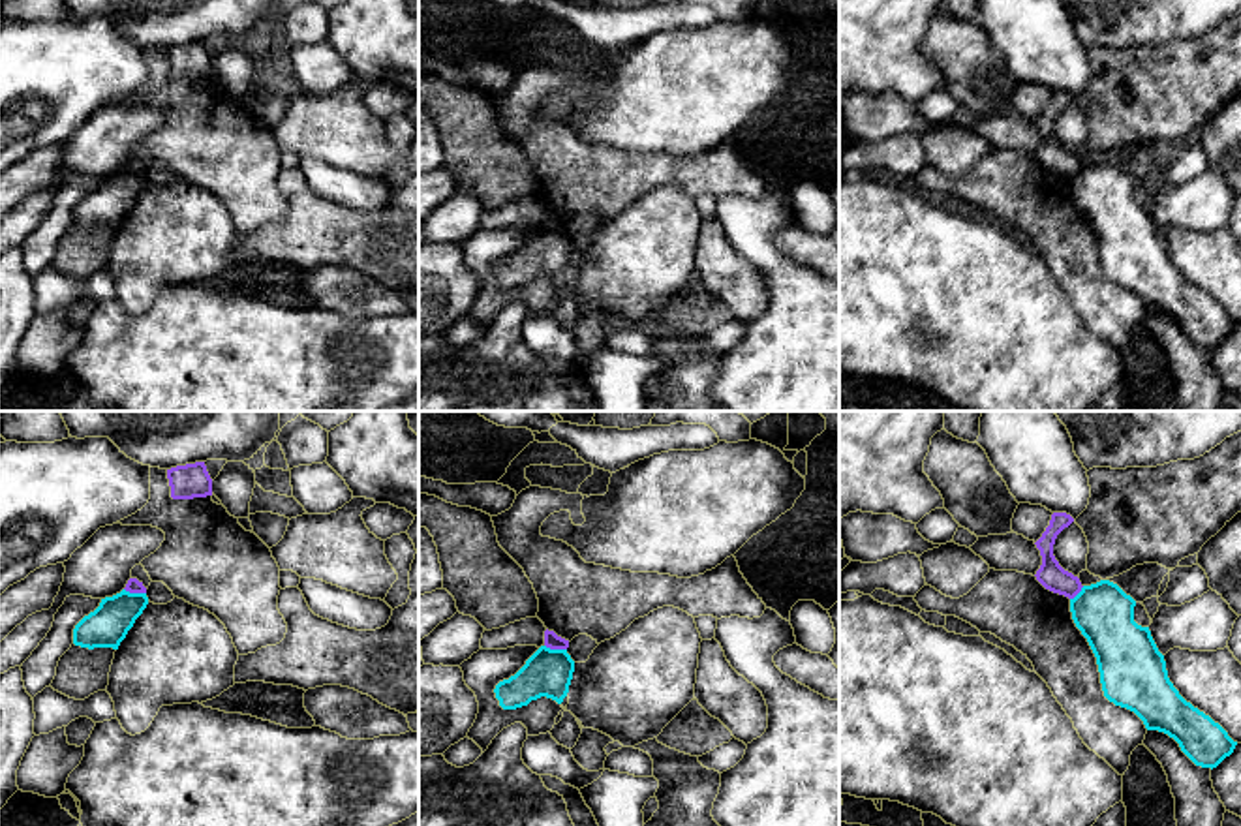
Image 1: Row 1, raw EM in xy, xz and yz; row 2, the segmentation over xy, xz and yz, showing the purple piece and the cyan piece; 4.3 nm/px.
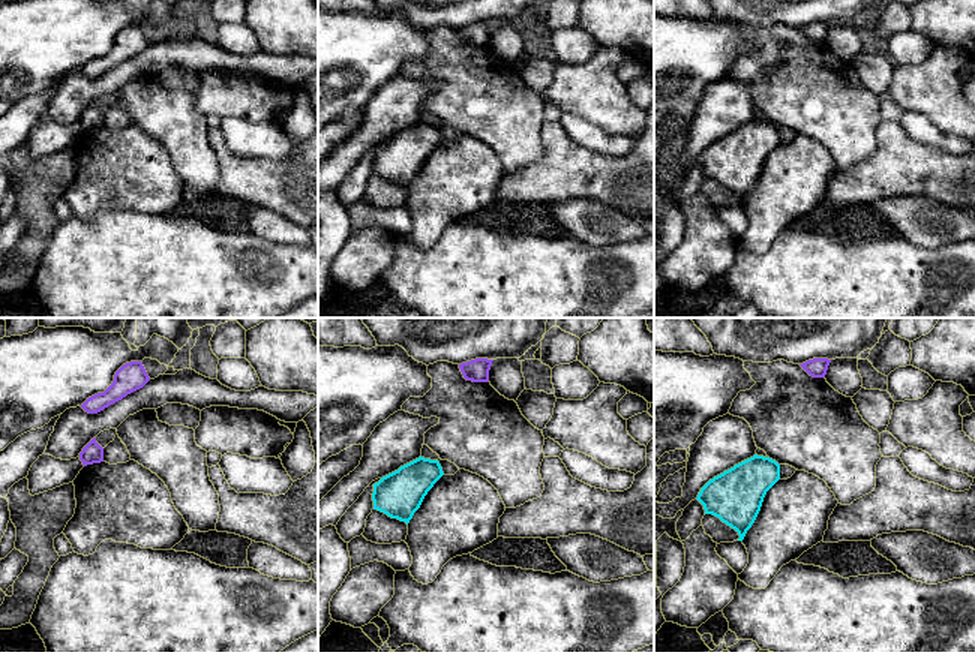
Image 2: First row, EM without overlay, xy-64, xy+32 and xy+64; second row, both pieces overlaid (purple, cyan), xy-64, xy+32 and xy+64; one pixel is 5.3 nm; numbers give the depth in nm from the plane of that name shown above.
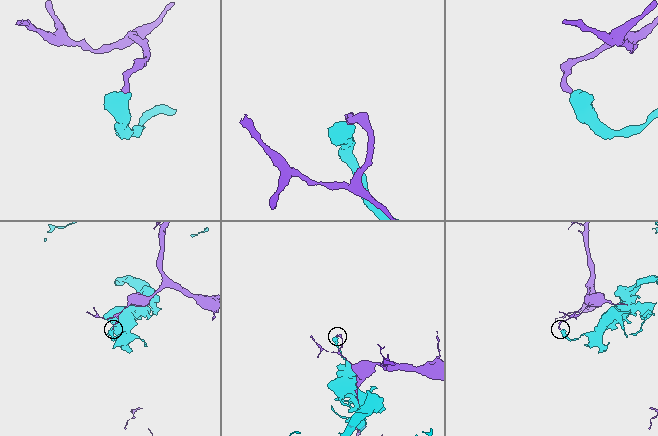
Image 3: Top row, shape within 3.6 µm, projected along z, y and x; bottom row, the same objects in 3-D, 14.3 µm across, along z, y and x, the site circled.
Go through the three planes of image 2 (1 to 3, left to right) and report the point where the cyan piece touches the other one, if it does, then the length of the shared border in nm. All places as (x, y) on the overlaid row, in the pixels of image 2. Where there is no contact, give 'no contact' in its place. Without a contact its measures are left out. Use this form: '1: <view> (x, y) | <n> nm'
1: no contact
2: no contact
3: no contact

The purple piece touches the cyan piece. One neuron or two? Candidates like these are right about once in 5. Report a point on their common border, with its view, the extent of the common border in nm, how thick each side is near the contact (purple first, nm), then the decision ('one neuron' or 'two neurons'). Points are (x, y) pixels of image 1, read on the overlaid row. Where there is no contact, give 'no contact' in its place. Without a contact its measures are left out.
xy (136, 592) | 100 nm | 60/180 nm | two neurons

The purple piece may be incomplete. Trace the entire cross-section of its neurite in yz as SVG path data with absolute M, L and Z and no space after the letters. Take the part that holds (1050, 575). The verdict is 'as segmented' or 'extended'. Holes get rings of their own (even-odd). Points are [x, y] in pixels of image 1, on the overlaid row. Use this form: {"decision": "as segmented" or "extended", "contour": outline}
{"decision": "as segmented", "contour": "M1053 512L1049 526L1034 543L1042 556L1042 565L1036 571L1036 580L1049 591L1074 599L1081 591L1081 582L1072 573L1065 571L1053 556L1057 535L1068 528L1074 518L1066 512Z"}

